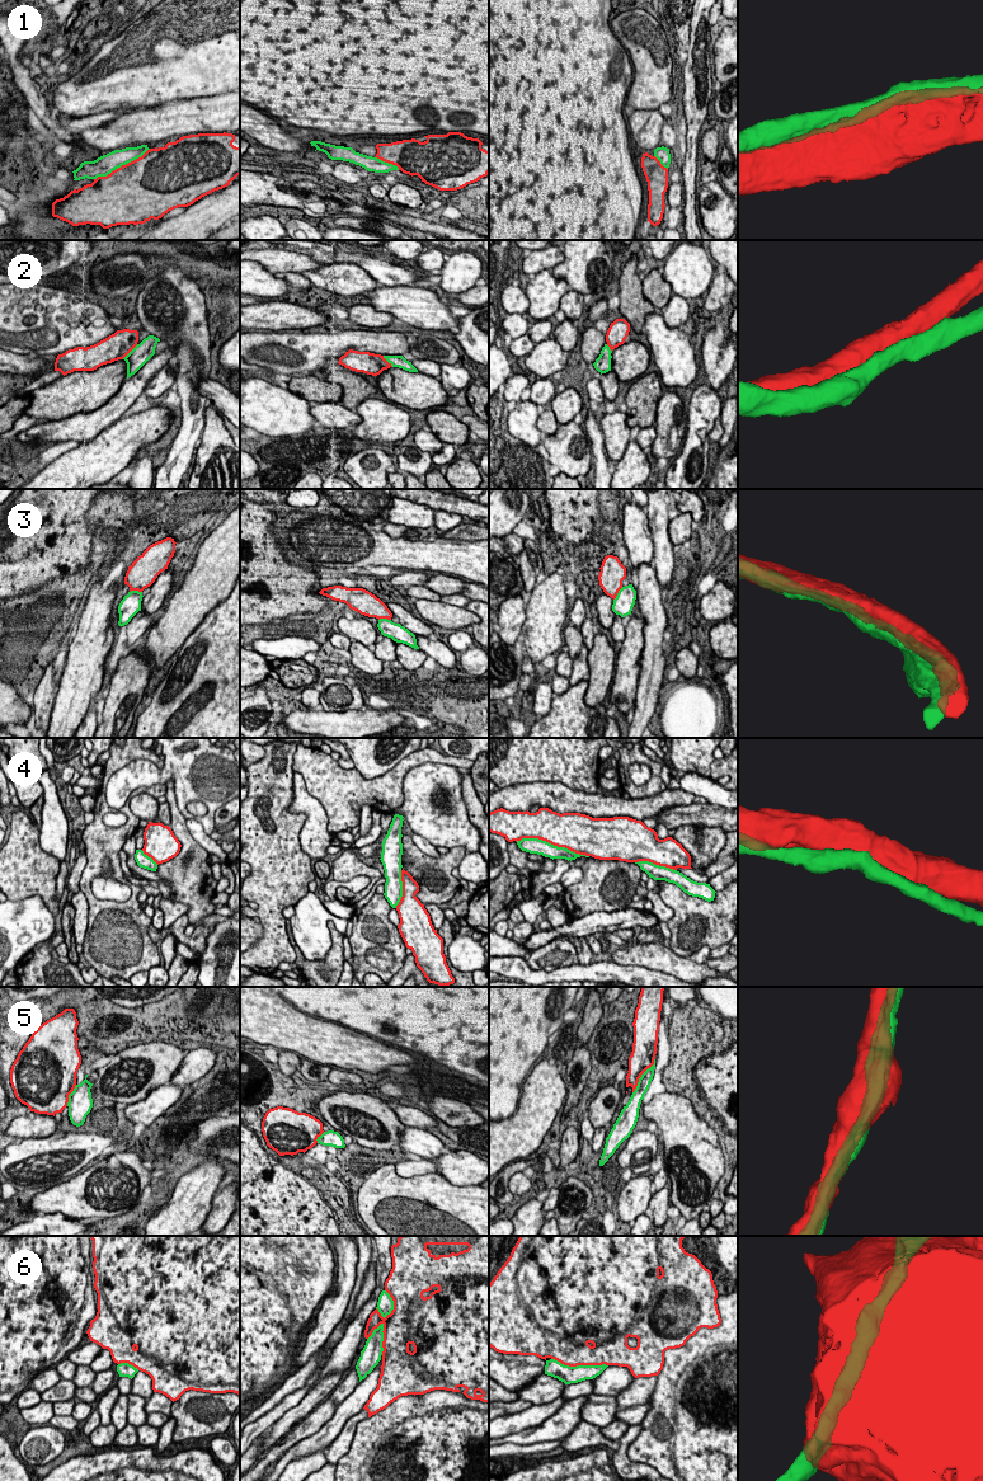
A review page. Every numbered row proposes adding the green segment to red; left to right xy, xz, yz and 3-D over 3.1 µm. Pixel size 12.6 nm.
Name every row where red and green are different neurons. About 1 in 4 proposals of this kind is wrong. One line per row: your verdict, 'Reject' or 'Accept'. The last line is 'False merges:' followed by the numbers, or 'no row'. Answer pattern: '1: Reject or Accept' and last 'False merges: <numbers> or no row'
1: Accept
2: Accept
3: Accept
4: Reject
5: Accept
6: Reject
False merges: 4, 6

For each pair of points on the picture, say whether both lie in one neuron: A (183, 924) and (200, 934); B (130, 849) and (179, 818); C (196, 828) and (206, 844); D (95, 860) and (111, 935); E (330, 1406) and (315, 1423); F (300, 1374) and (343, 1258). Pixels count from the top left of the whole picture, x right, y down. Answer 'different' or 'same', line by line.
A: same
B: different
C: same
D: same
E: same
F: different

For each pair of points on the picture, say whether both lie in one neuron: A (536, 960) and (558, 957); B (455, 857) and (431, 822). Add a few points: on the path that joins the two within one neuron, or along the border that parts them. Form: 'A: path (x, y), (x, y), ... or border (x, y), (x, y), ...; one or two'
A: path (541, 959), (553, 957); one
B: border (450, 849), (462, 846), (466, 851); two

